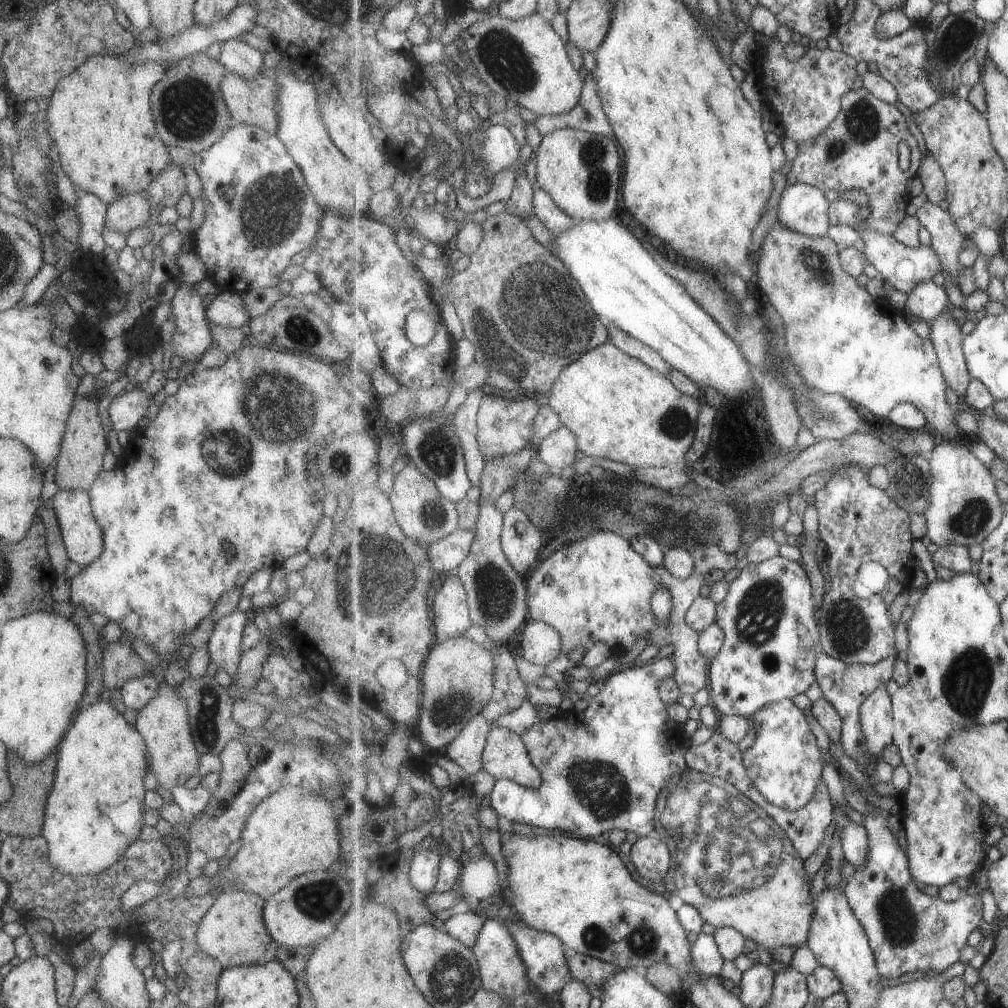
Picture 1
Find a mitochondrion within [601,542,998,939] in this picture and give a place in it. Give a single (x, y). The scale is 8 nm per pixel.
(729, 851)

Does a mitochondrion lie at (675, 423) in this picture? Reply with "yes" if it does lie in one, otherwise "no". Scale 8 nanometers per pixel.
yes

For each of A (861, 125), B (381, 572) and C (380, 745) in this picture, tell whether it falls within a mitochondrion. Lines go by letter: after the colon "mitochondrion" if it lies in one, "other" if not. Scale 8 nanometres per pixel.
A: mitochondrion
B: mitochondrion
C: other

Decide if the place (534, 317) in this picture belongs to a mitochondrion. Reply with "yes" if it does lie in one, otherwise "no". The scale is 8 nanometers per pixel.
yes

